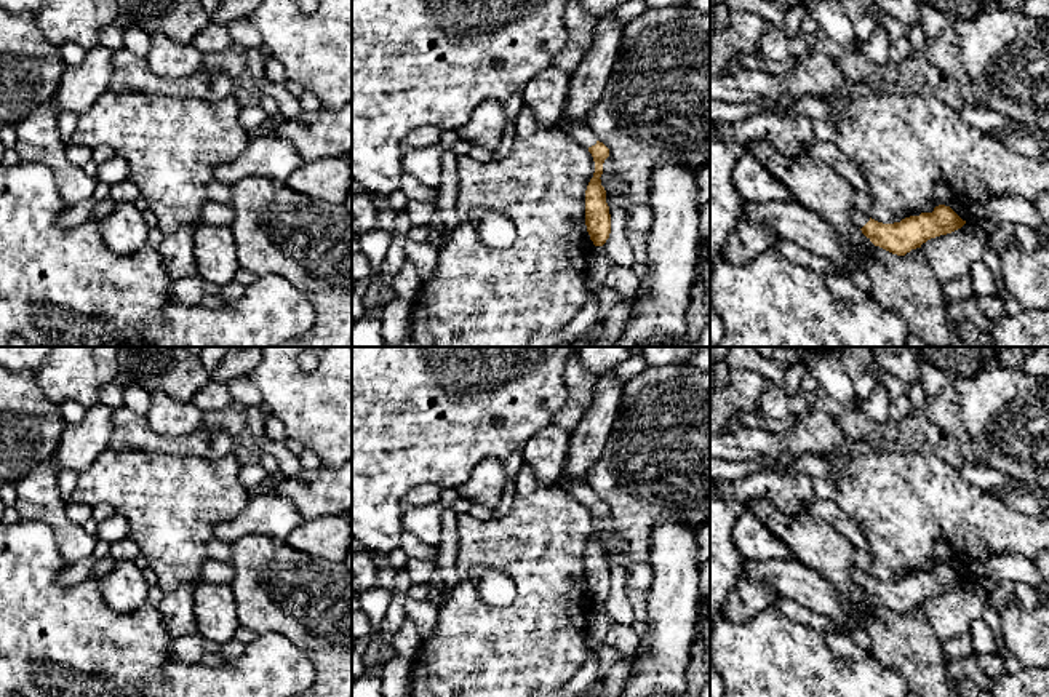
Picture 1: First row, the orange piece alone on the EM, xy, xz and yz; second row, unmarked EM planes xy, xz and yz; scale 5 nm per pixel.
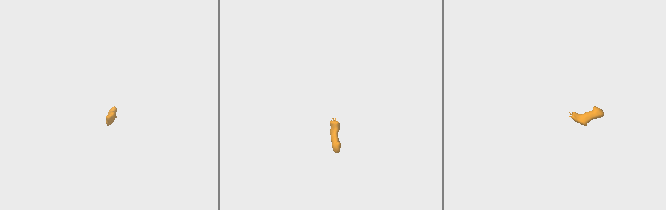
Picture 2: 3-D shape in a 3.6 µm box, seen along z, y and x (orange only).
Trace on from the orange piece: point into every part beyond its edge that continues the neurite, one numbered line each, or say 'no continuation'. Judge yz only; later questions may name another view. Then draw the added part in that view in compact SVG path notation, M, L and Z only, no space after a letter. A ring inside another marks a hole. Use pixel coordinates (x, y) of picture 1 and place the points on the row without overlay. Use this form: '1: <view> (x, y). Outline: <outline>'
1: yz (861, 577). Outline: M856 568L856 569L852 571L852 577L854 577L854 582L856 582L859 587L862 587L862 585L870 579L870 574L865 572L865 571L862 571L862 569L859 569L859 568Z

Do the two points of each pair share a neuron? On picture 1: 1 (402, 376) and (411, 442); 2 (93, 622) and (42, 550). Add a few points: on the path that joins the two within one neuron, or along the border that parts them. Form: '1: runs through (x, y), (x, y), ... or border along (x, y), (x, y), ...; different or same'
1: runs through (411, 392), (411, 426); same
2: runs through (74, 611), (42, 579), (42, 569); same

